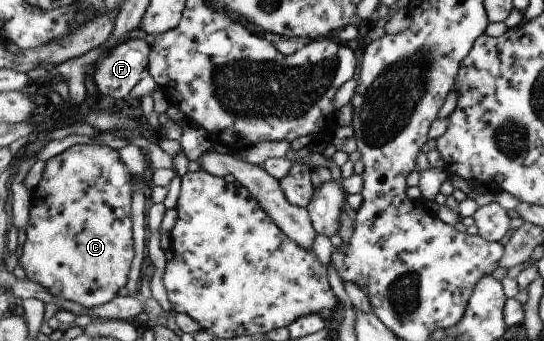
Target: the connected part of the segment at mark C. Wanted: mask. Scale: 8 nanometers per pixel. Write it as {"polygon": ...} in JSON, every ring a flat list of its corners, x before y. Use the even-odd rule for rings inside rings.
{"polygon":[[76,144,66,149,64,153,60,153,56,157,49,159,46,164,46,171,42,181,38,184,32,197,32,209,30,211,30,223,25,227,26,240,22,246,22,259,18,260,19,265,24,269,26,279,32,280,34,283,40,283,45,289,48,289,52,295,64,299,64,301,72,301,78,303,82,307,94,309,110,303,115,300,120,293,120,289,128,283,129,275,134,263,135,247,133,238,133,185,132,173,128,169,128,165,120,159,120,153,117,149,112,149,107,145,101,144]]}

